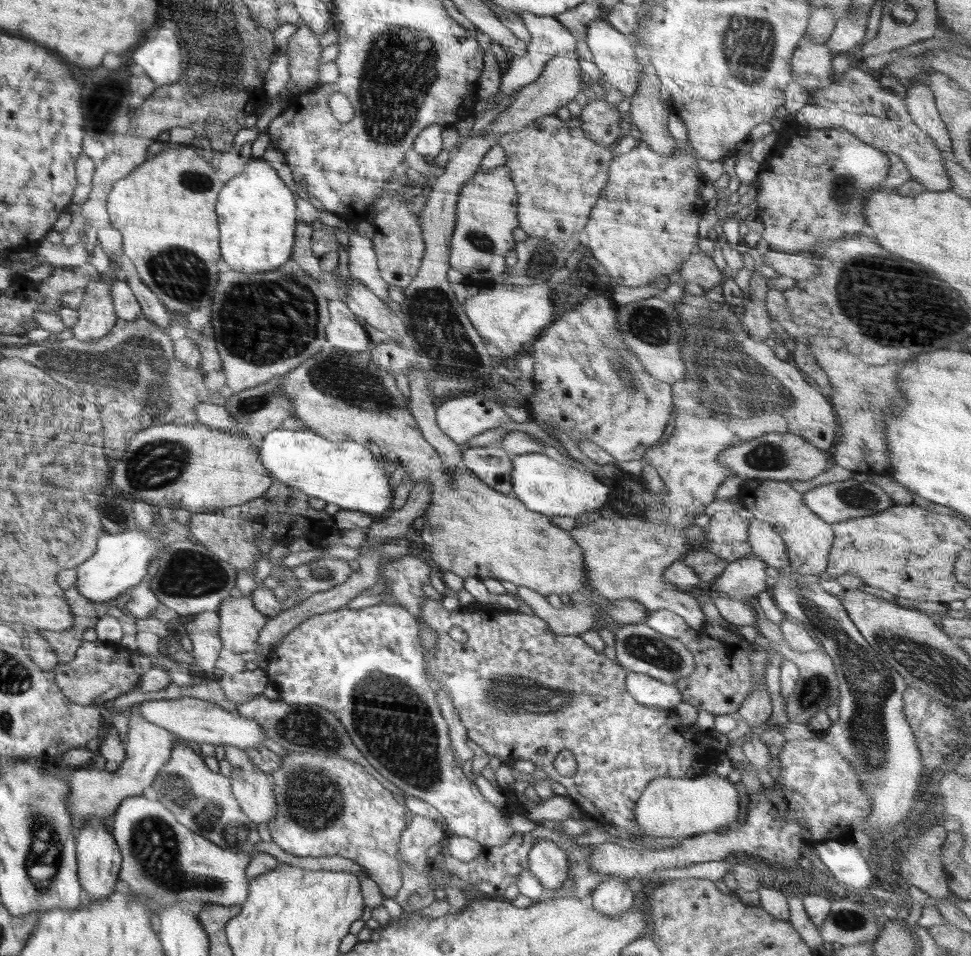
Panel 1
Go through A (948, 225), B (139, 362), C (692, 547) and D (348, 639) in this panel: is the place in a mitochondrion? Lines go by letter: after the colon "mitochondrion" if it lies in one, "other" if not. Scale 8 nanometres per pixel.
A: other
B: mitochondrion
C: other
D: other

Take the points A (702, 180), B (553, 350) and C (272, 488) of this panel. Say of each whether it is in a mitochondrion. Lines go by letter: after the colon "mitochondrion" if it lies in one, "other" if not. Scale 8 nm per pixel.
A: other
B: other
C: other

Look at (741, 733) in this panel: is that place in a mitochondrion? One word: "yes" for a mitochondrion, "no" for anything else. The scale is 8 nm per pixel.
no

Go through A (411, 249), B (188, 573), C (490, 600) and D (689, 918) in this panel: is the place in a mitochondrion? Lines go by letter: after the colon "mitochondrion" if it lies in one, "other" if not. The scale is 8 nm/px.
A: other
B: mitochondrion
C: other
D: other

